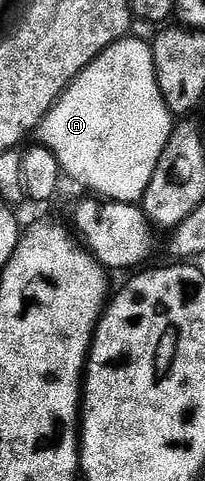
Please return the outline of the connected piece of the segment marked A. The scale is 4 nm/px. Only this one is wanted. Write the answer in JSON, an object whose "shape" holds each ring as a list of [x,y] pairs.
{"shape":[[[134,37],[109,45],[68,85],[37,128],[38,142],[57,157],[60,172],[107,201],[138,204],[142,200],[173,134],[173,116],[157,85],[151,48],[148,40]]]}

